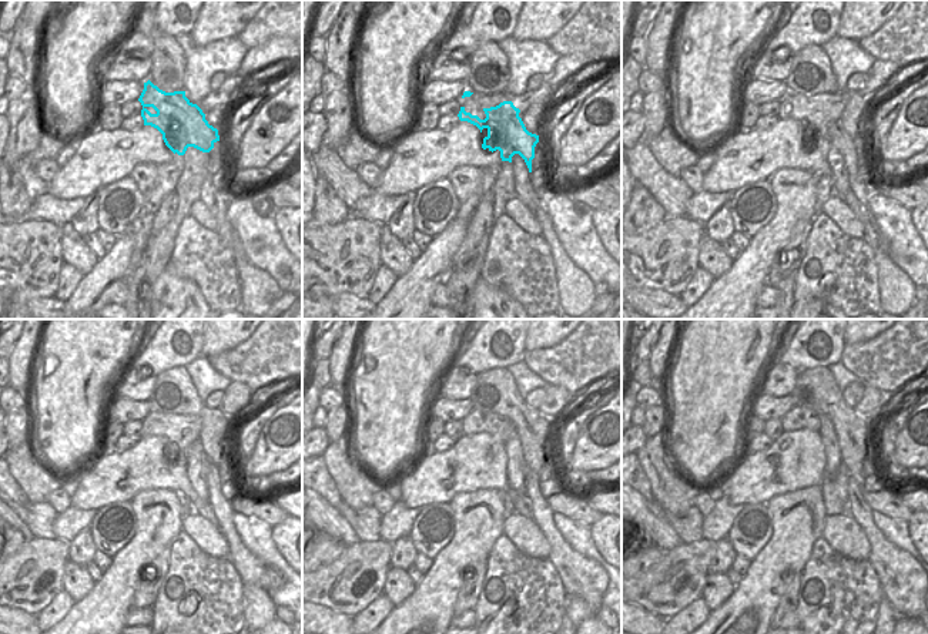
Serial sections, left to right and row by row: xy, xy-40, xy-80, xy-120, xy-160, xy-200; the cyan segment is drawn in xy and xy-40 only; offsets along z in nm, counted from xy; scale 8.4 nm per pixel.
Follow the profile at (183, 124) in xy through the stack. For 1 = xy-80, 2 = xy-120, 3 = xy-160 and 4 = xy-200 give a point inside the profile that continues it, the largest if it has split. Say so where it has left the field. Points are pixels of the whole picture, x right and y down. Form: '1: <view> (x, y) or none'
1: xy-80 (823, 116)
2: xy-120 (253, 572)
3: xy-160 (583, 577)
4: xy-200 (904, 581)

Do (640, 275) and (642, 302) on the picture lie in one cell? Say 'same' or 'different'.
different

